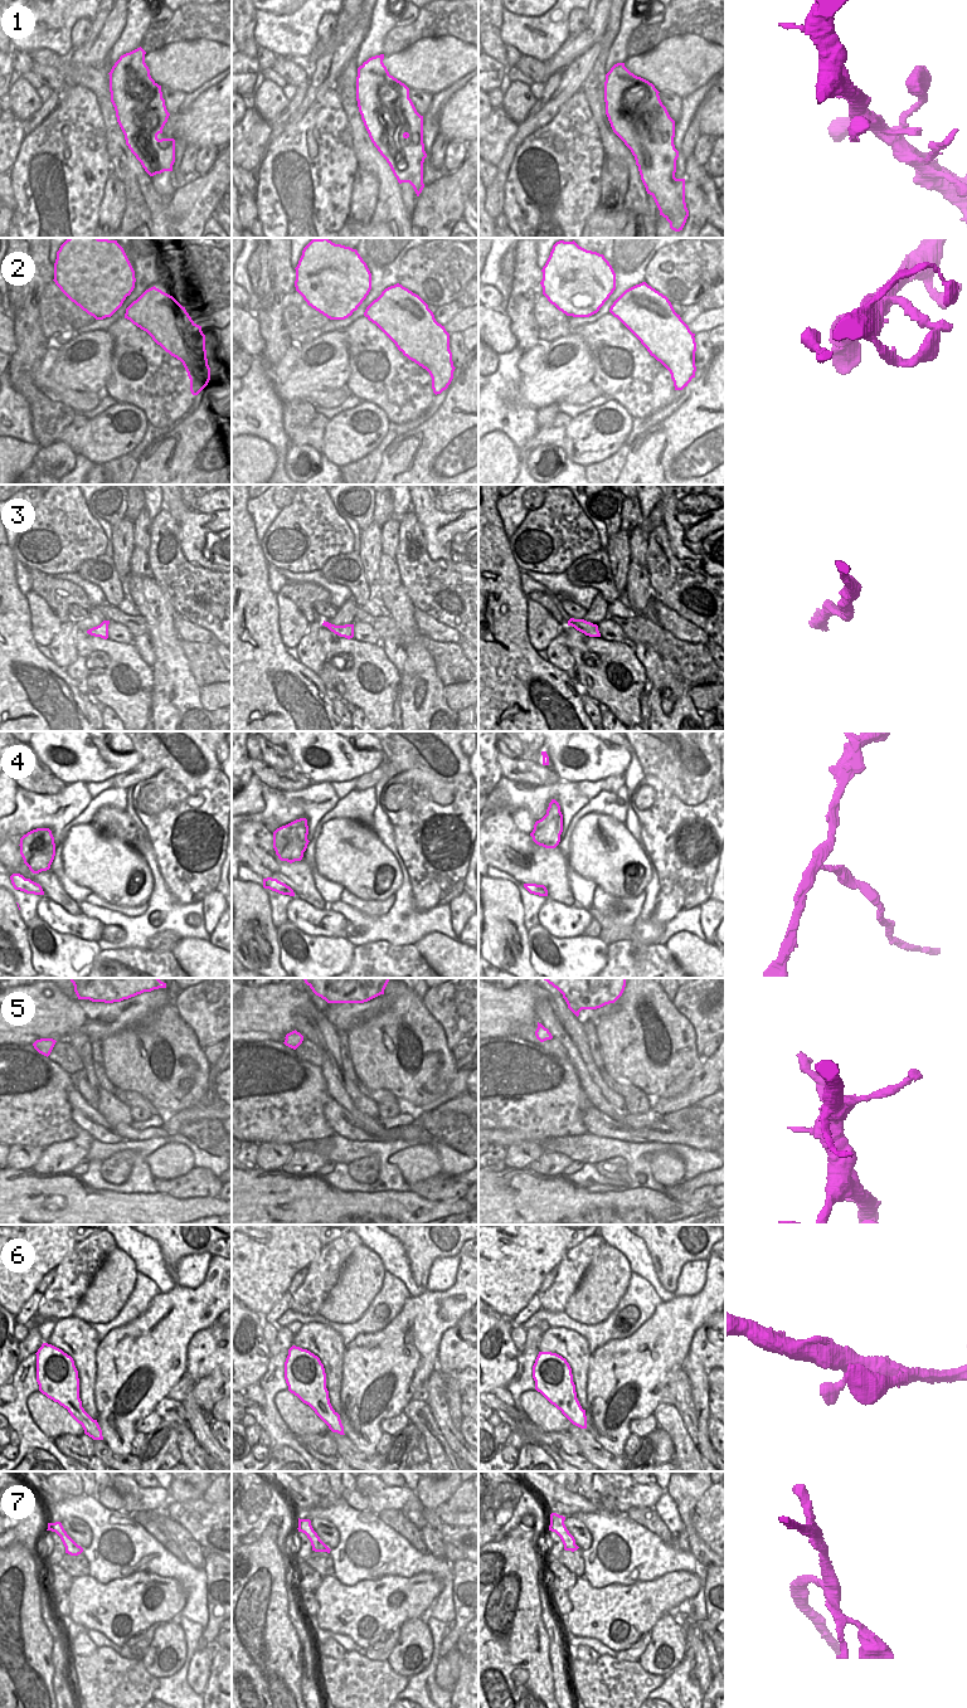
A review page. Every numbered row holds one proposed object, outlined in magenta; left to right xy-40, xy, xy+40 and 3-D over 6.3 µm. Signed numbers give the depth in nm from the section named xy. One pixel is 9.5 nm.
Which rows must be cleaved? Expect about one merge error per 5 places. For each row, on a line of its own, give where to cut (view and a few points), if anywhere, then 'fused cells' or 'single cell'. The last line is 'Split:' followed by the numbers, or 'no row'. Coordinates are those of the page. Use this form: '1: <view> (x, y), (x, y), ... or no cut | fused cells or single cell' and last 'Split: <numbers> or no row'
1: no cut | single cell
2: no cut | single cell
3: no cut | single cell
4: xy+40 (537, 885), (539, 894) | fused cells
5: no cut | single cell
6: no cut | single cell
7: no cut | single cell
Split: 4

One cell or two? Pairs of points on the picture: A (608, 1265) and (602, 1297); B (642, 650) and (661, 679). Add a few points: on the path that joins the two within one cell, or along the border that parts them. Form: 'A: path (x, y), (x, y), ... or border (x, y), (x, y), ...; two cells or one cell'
A: path (608, 1273), (602, 1289); one cell
B: path (646, 657), (652, 663), (655, 671); one cell

